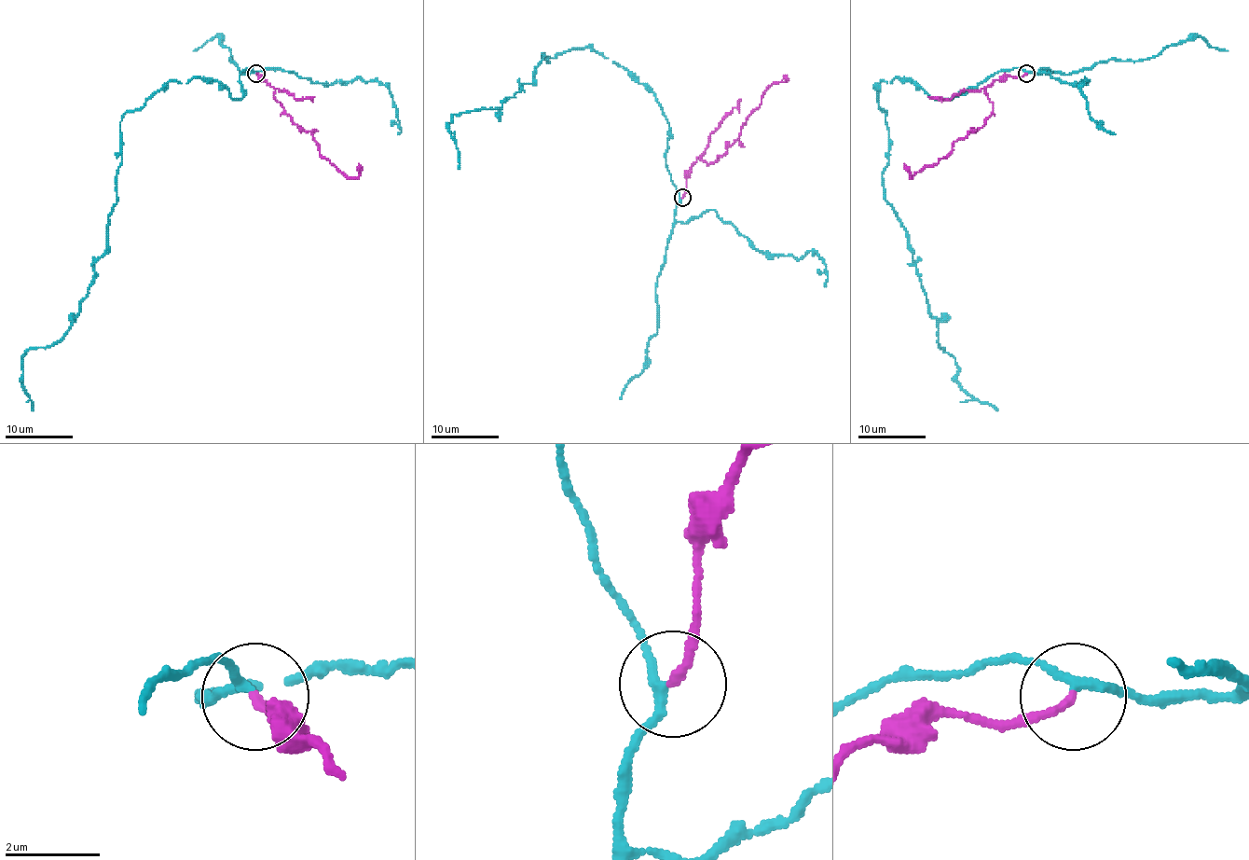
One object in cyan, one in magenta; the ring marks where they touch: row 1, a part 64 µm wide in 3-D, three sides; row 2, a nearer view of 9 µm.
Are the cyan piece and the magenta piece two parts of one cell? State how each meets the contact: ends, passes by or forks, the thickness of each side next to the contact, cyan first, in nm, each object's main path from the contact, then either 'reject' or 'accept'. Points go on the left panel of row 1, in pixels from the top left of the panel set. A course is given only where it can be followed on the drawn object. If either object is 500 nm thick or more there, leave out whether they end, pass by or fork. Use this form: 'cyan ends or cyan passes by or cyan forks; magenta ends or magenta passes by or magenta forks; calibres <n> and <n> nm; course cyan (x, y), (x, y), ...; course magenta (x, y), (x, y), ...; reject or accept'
cyan passes by; magenta ends; calibres 160 and 160 nm; course cyan (256, 73), (234, 98), (170, 81), (120, 122), (108, 248), (71, 328), (22, 359), (32, 410); course magenta (256, 73), (275, 90), (273, 97), (299, 128), (310, 132), (321, 157), (347, 177), (359, 175), (359, 163); reject

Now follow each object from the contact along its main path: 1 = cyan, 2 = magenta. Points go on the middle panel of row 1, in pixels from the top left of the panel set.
1: (682, 198), (661, 104), (589, 48), (543, 53), (534, 80), (500, 107), (454, 114), (458, 169)
2: (682, 198), (692, 165), (702, 157), (711, 163), (725, 152), (760, 105), (761, 95), (785, 75)

